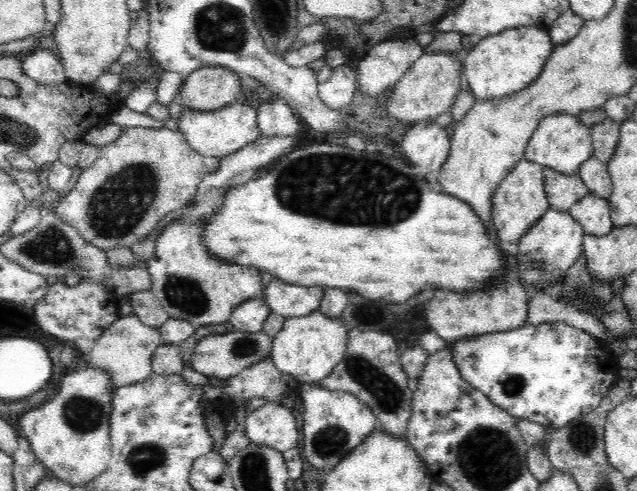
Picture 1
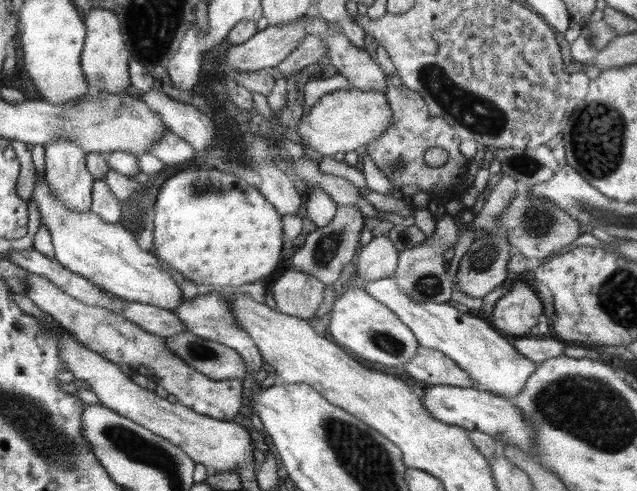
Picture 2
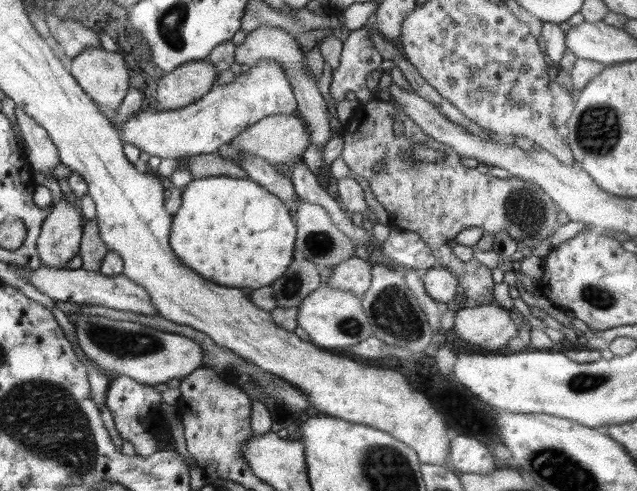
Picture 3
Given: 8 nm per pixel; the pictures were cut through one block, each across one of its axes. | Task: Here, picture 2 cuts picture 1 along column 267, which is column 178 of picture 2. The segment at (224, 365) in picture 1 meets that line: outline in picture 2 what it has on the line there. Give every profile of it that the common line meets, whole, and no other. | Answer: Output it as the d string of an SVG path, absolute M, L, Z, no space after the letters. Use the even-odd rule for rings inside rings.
M188 331L163 339L171 353L212 380L242 379L248 372L235 351L212 339L198 338Z

